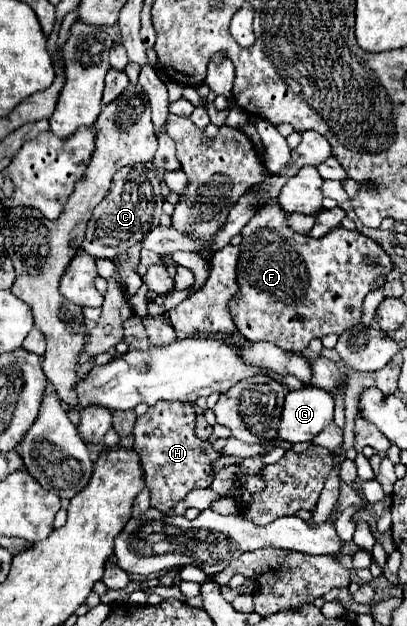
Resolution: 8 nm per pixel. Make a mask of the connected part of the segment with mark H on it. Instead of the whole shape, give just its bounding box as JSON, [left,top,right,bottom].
[134,402,220,514]

